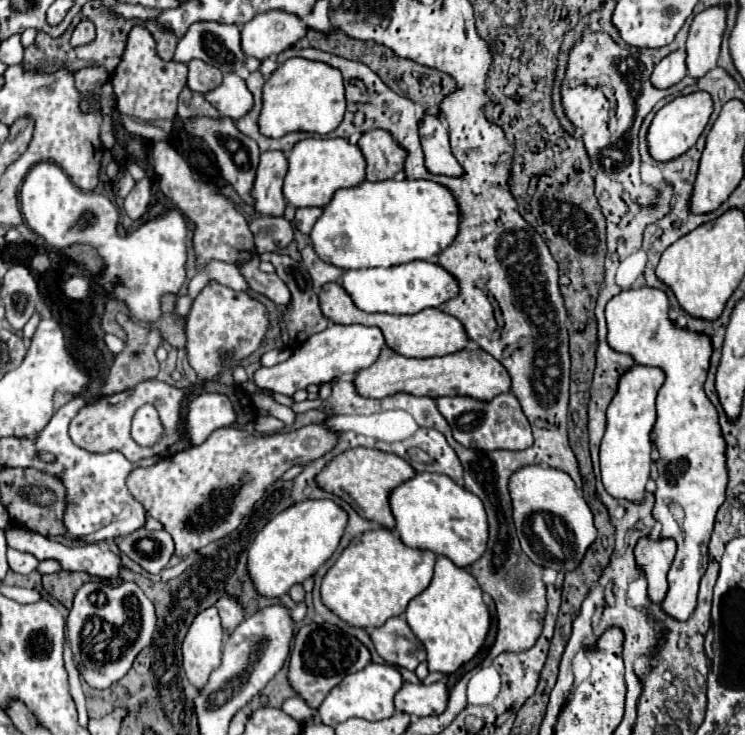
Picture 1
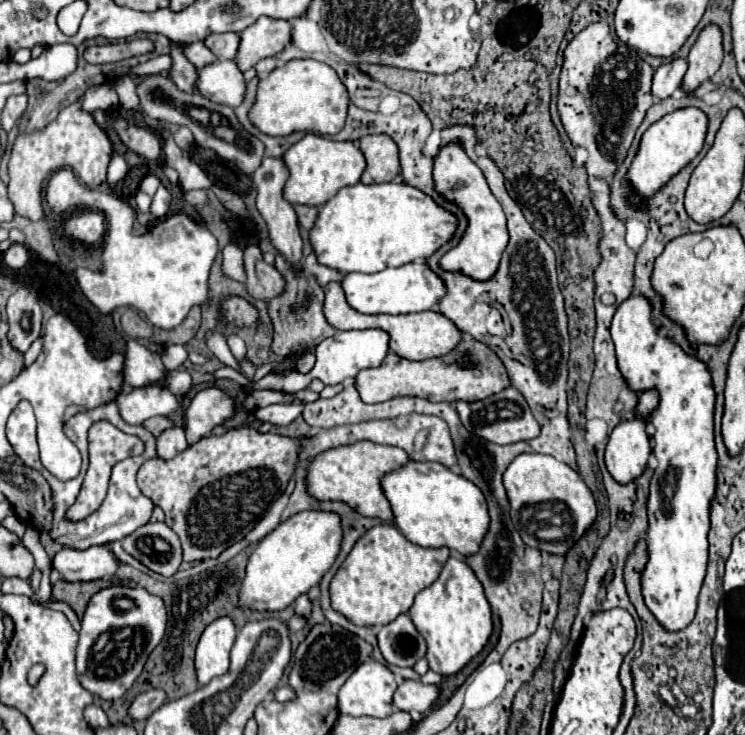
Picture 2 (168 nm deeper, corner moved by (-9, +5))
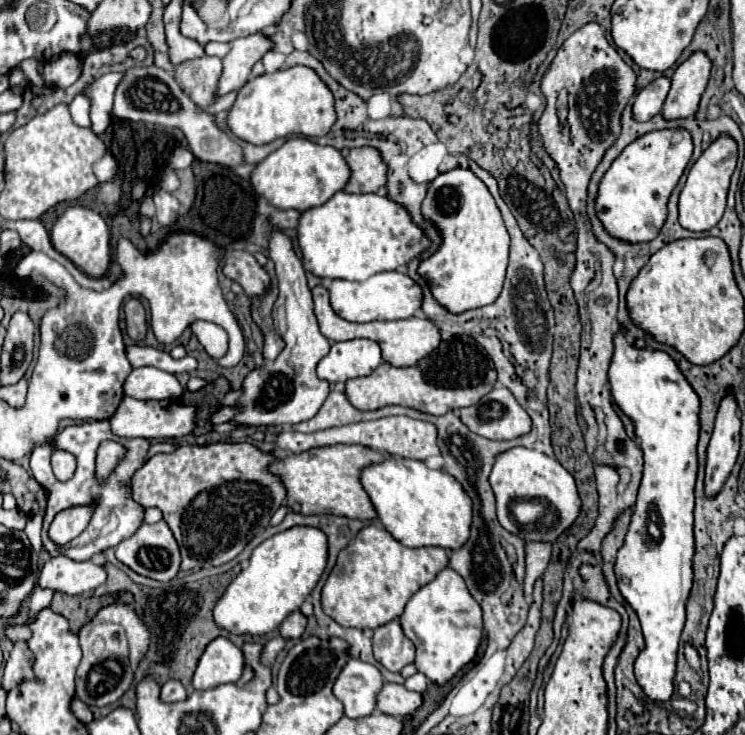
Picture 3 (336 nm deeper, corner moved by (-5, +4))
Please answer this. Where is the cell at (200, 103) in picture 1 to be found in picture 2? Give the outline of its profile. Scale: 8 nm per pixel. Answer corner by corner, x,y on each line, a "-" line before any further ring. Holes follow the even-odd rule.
170,43
170,57
172,57
172,67
170,67
170,79
178,85
178,89
186,93
196,91
196,67
184,57
182,47
178,43

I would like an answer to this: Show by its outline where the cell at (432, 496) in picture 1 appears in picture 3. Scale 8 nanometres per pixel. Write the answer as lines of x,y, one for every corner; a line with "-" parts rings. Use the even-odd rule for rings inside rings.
388,456
384,462
364,468
360,480
380,522
400,544
410,548
442,546
458,550
470,538
472,498
448,472
432,470
420,460

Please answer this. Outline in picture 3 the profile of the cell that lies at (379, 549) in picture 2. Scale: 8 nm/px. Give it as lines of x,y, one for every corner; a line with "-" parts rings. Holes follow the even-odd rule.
372,523
360,530
354,542
338,554
336,566
322,588
322,608
330,618
340,622
340,626
376,630
398,618
410,596
434,580
446,566
448,556
444,548
408,548
386,528

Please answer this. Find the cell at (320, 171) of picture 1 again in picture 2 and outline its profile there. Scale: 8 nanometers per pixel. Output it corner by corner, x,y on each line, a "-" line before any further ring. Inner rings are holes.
306,133
298,143
294,143
282,155
282,161
290,173
284,185
284,199
292,205
302,203
312,207
322,207
342,187
356,185
366,167
366,159
362,151
352,141
328,141
322,135
314,135
314,133

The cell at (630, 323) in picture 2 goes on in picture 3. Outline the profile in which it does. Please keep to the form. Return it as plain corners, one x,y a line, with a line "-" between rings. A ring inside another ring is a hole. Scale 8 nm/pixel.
618,326
614,334
614,354
608,370
612,398
616,406
634,422
634,432
642,440
640,448
644,452
644,476
638,490
638,500
632,512
632,522
624,540
624,546
618,550
616,558
616,576
618,588
626,602
636,610
646,650
640,652
634,664
634,674
648,698
656,702
666,702
674,690
674,672
676,672
676,652
680,634
686,622
686,602
692,588
692,560
694,560
694,486
698,474
698,436
700,436
700,398
684,378
676,362
662,350
636,348
626,340
626,328

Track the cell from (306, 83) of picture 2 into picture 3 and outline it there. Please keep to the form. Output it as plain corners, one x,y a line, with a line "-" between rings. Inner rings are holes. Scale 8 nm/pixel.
292,66
248,80
240,88
238,98
228,114
230,130
250,144
268,144
288,134
320,138
328,134
334,122
334,94
324,84
324,80
308,66

